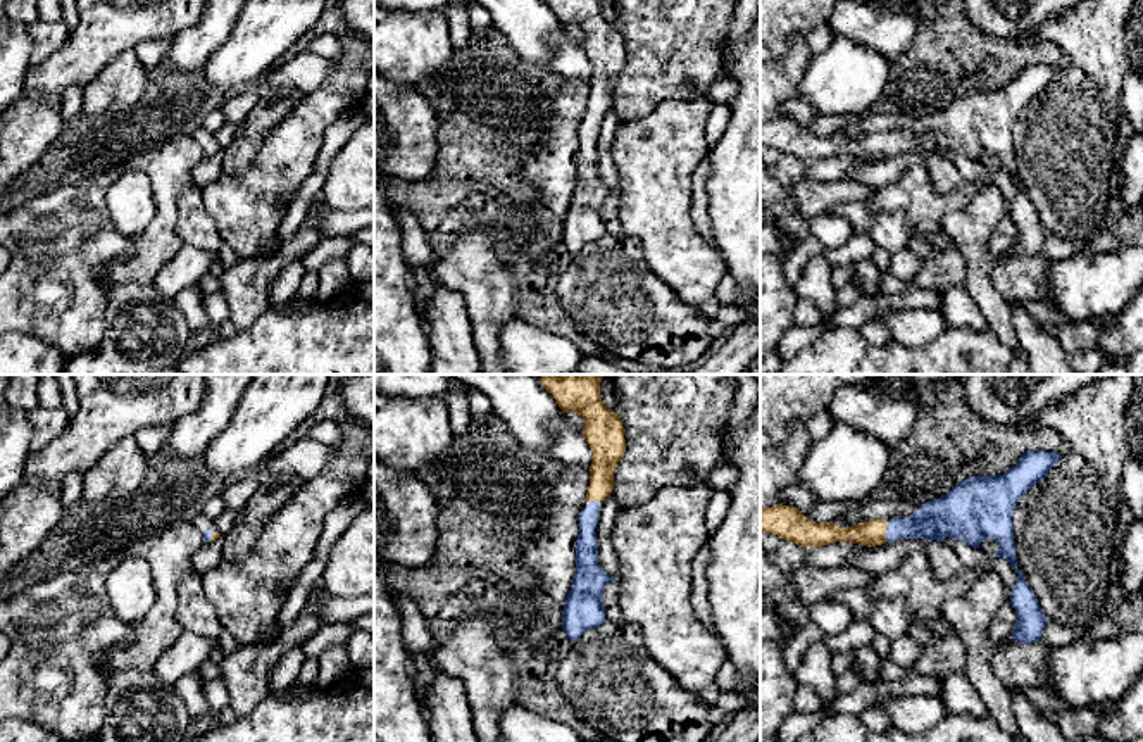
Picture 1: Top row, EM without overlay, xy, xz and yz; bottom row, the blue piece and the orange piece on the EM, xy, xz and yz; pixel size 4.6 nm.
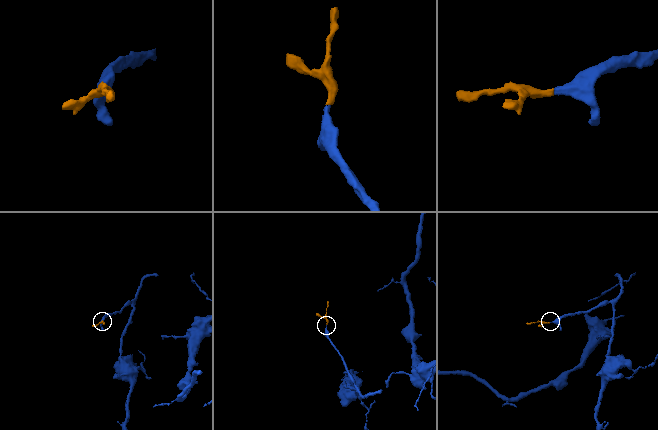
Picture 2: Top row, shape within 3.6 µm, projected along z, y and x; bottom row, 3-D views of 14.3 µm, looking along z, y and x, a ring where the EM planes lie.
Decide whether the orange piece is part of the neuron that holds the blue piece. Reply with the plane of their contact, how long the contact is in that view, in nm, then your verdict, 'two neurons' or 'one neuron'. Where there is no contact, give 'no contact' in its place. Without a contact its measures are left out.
meets blue in yz; contact 80 nm long; one neuron

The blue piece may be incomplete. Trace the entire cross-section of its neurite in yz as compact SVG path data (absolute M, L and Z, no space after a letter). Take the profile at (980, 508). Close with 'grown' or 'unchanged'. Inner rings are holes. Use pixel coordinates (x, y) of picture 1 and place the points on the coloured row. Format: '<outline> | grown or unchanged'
M1027 450L1007 473L967 478L945 497L922 504L909 518L893 518L890 525L886 519L872 519L840 528L833 521L815 523L793 506L778 504L760 511L760 533L778 535L803 549L834 542L867 547L905 538L941 542L945 537L979 549L984 538L993 538L998 544L995 557L1007 559L1017 573L1010 595L1010 604L1017 613L1012 640L1034 644L1048 619L1017 568L1012 512L1019 499L1043 481L1062 457L1055 452Z | grown

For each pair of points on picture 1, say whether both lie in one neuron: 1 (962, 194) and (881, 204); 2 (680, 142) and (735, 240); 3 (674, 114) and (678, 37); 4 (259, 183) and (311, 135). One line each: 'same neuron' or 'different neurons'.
1: same neuron
2: different neurons
3: different neurons
4: same neuron

